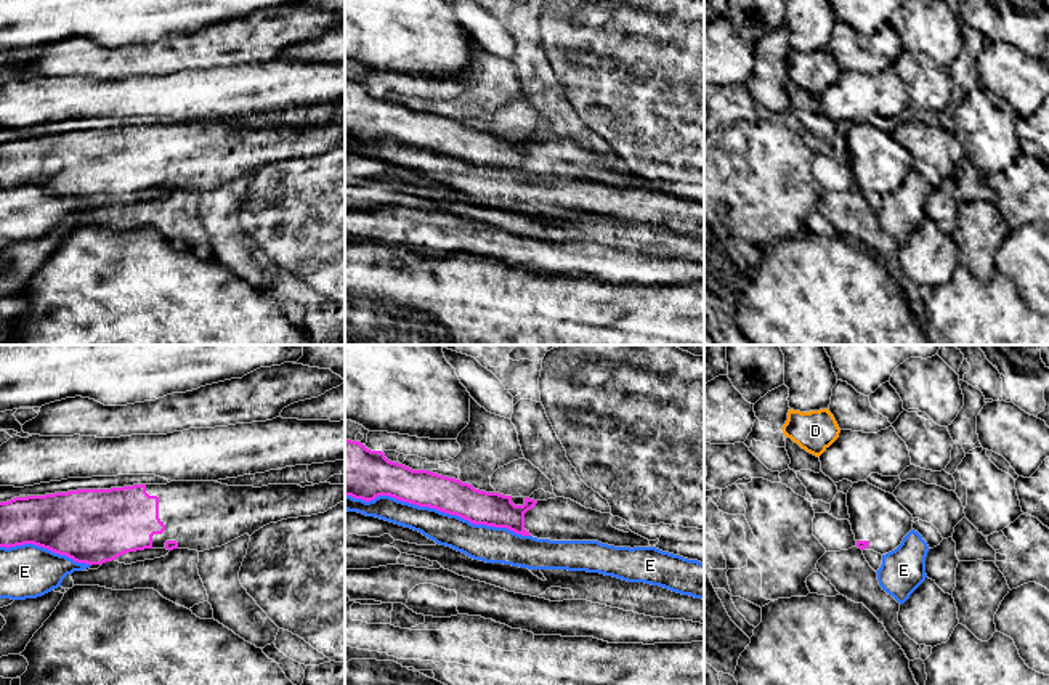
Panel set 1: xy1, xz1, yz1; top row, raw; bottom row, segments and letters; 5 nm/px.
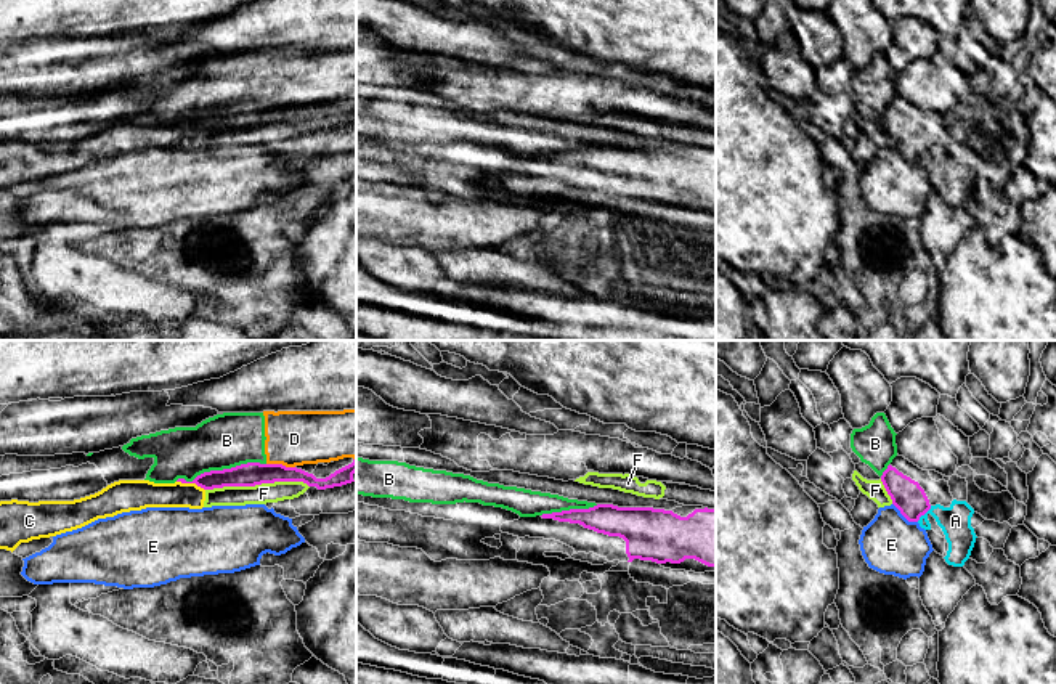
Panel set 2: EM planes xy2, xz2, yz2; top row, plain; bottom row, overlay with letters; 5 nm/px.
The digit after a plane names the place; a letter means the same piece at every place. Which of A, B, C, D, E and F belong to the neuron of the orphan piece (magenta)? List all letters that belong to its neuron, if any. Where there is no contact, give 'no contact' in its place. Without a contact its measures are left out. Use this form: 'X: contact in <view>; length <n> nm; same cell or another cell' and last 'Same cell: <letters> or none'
A: contact in yz2; length 110 nm; another cell
B: contact in xy2; length 460 nm; another cell
C: contact in xy2; length 150 nm; another cell
D: contact in xy2; length 150 nm; another cell
E: contact in xz1; length 950 nm; another cell
F: contact in xy2; length 500 nm; another cell
Same cell: none

